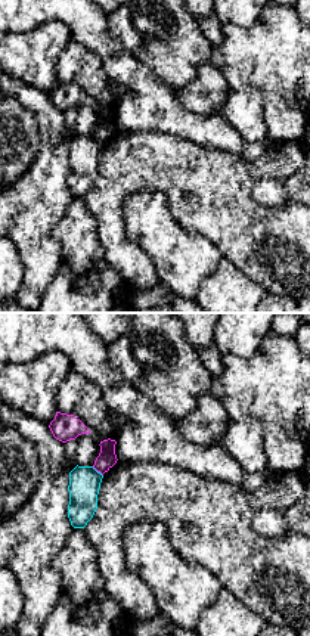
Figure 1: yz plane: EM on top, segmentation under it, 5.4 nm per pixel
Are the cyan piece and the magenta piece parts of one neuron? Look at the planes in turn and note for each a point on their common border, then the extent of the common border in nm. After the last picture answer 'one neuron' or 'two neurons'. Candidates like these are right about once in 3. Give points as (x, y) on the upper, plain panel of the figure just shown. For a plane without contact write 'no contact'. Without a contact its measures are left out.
(96, 140) | 80 nm

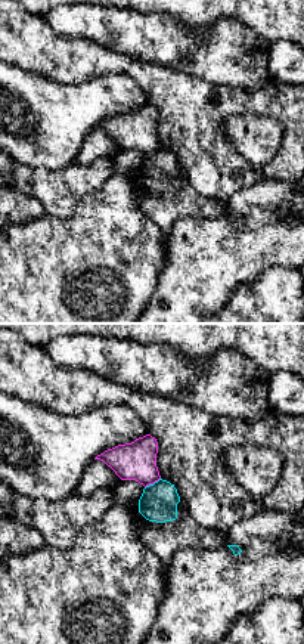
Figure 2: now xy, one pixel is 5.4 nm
(154, 152) | 110 nm

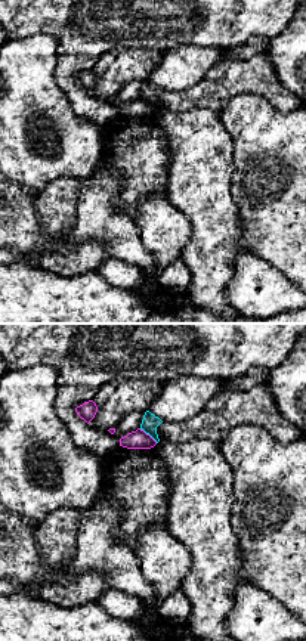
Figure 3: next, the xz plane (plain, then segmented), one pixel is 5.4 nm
(148, 102) | 130 nm

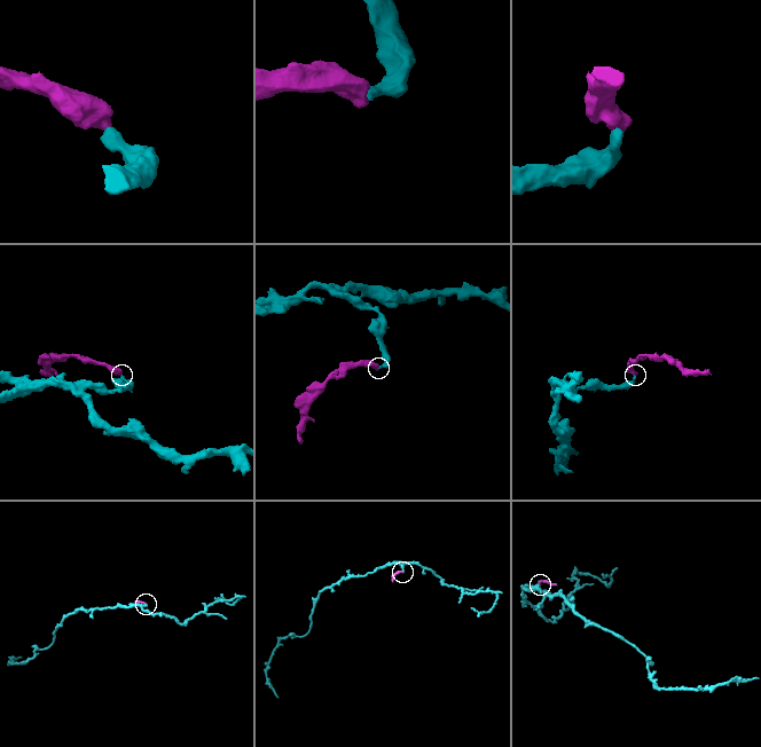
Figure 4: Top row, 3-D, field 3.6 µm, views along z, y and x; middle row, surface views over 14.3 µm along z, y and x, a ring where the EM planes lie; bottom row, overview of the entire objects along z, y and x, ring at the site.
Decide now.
two neurons

